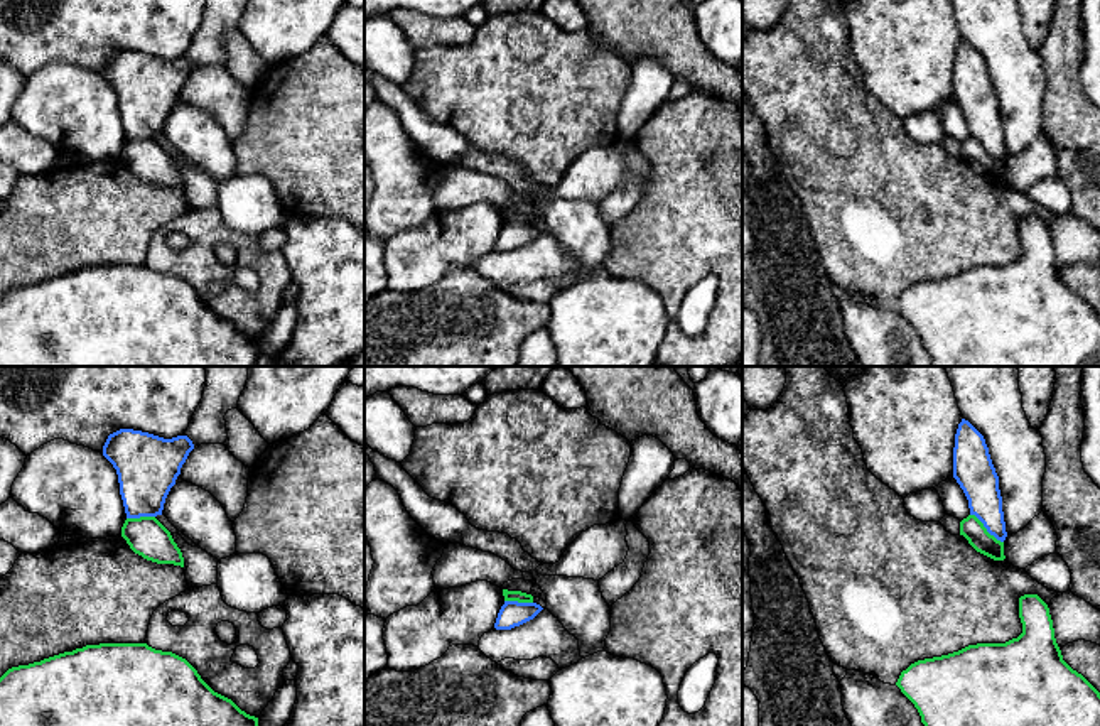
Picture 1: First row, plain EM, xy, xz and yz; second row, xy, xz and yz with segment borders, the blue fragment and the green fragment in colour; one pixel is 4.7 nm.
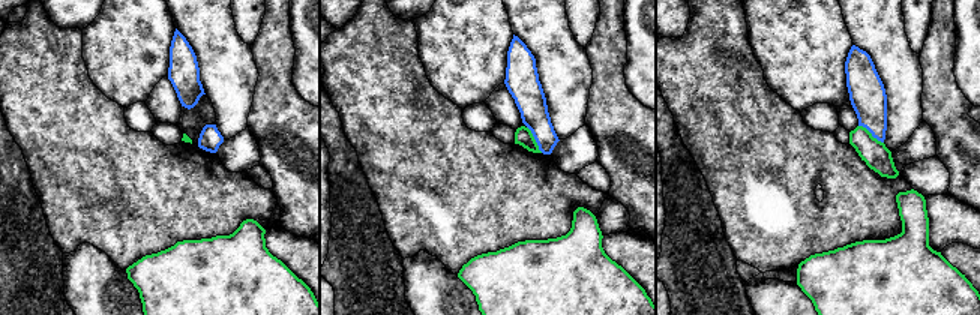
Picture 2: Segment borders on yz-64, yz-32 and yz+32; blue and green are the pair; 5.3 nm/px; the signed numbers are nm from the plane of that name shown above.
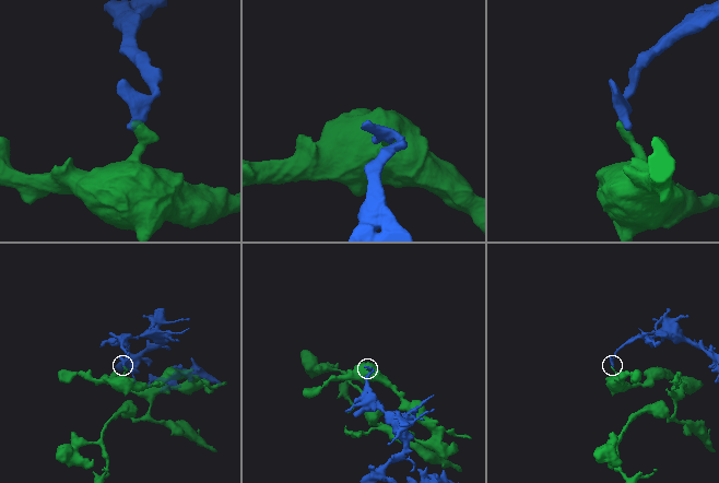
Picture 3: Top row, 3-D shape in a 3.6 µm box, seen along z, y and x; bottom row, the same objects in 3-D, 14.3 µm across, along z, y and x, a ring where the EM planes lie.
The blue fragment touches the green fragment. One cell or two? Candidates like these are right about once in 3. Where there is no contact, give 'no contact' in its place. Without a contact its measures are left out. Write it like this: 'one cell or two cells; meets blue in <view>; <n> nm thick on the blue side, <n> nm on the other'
two cells; meets blue in yz; 180 nm thick on the blue side, 110 nm on the other

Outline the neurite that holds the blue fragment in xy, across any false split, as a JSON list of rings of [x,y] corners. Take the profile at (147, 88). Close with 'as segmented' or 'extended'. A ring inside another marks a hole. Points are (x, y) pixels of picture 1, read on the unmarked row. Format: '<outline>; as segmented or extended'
[[[133,51],[108,57],[103,78],[116,91],[127,140],[162,137],[165,120],[192,71],[187,57],[164,61]]]; as segmented

